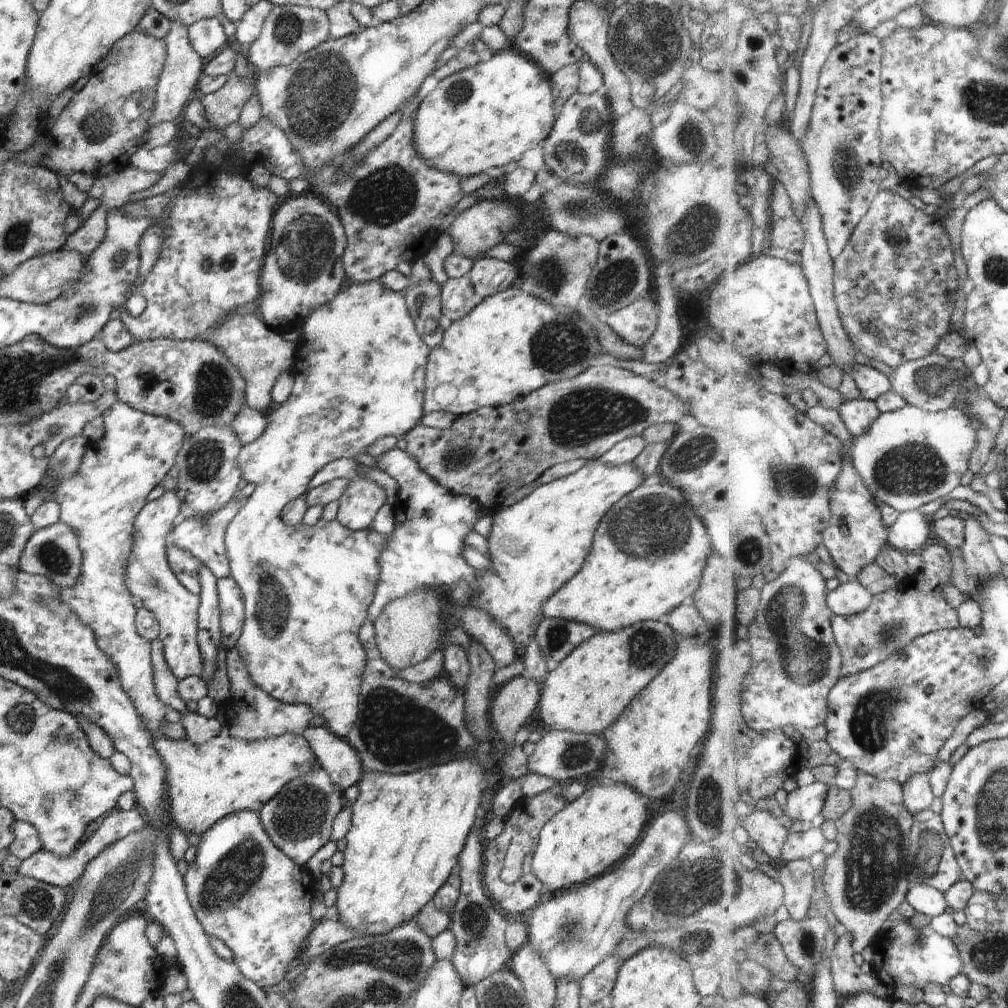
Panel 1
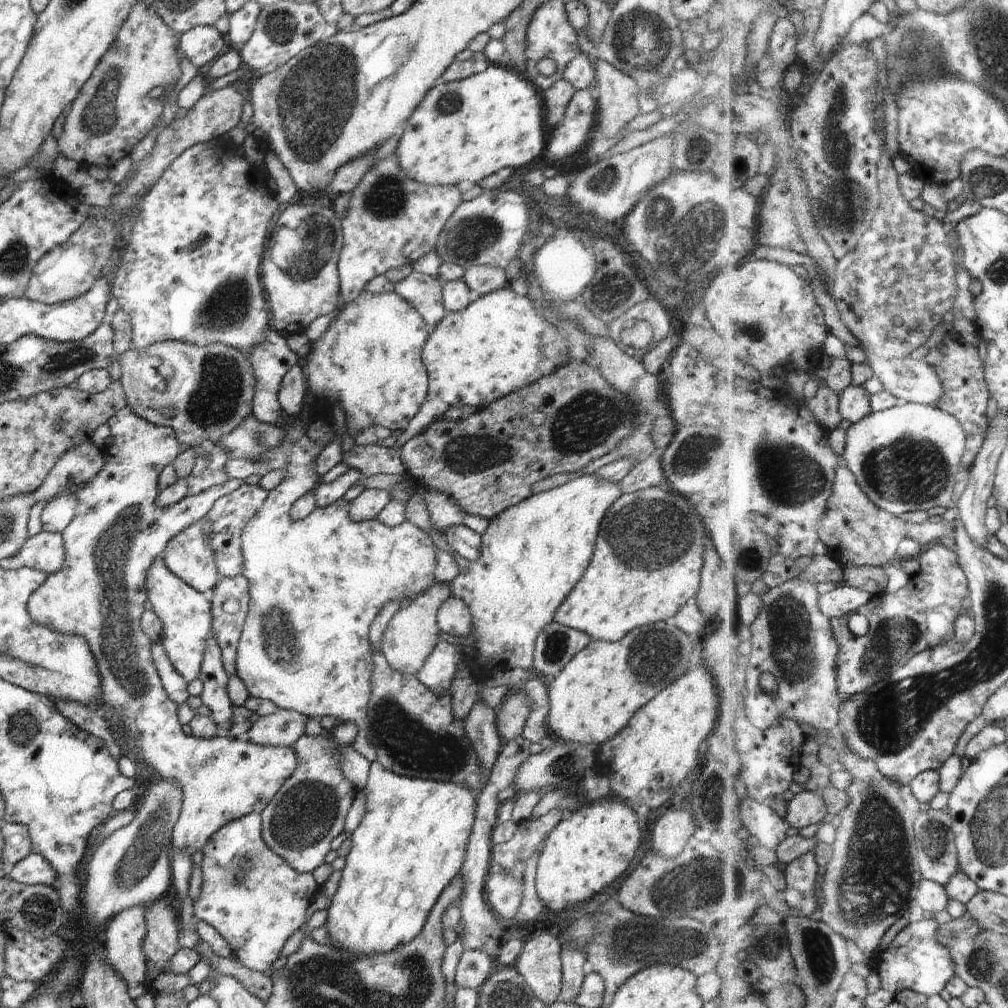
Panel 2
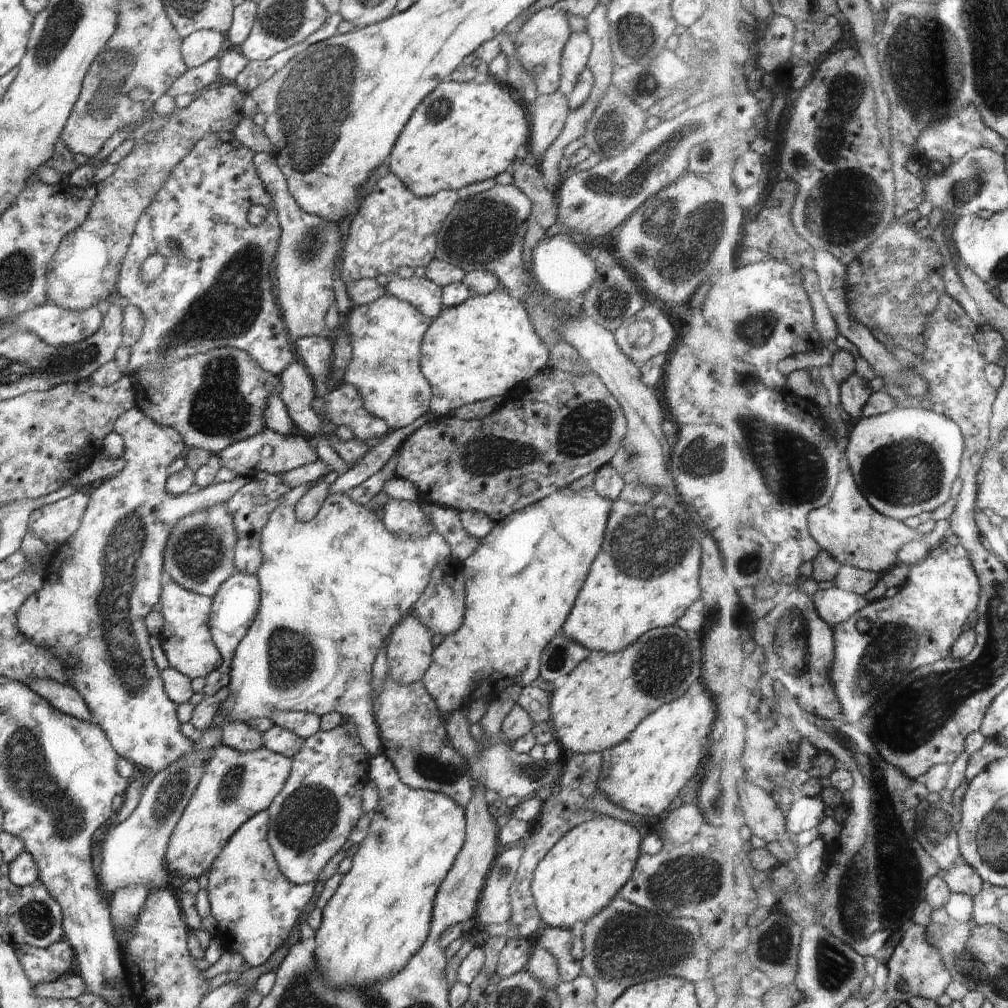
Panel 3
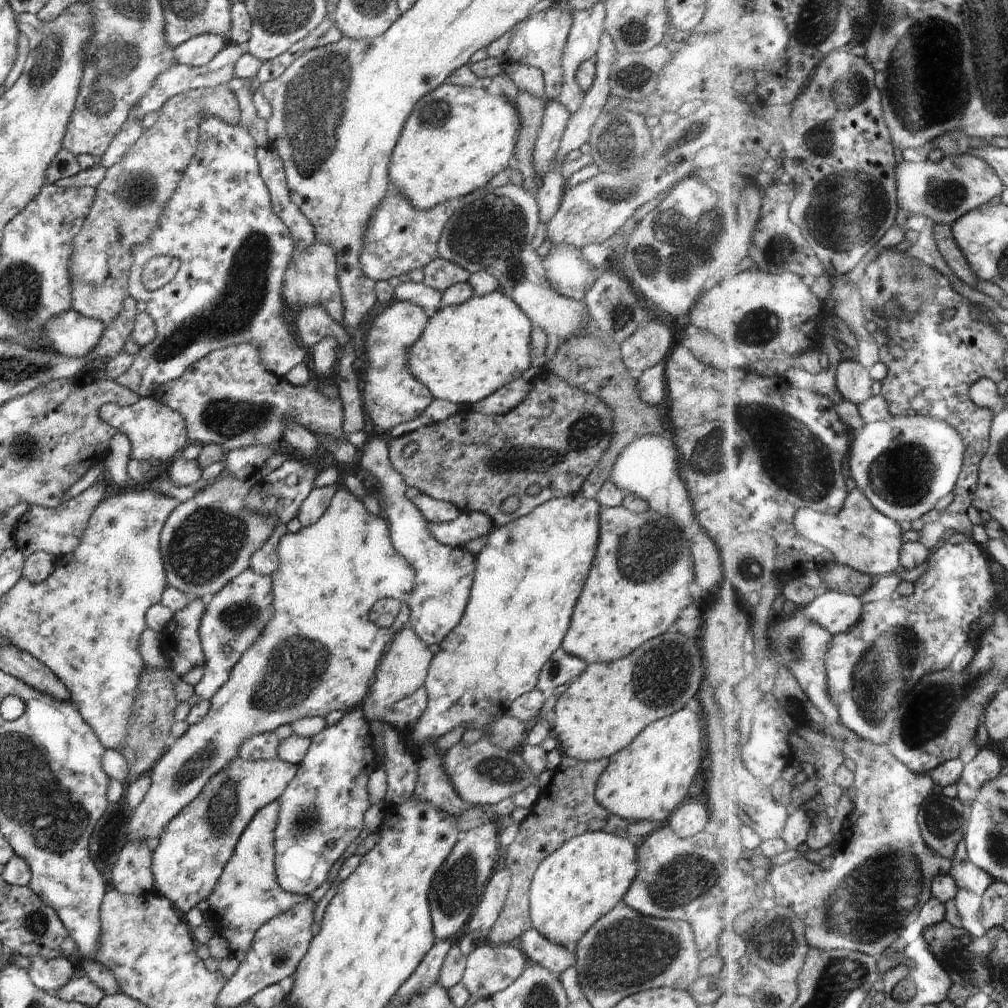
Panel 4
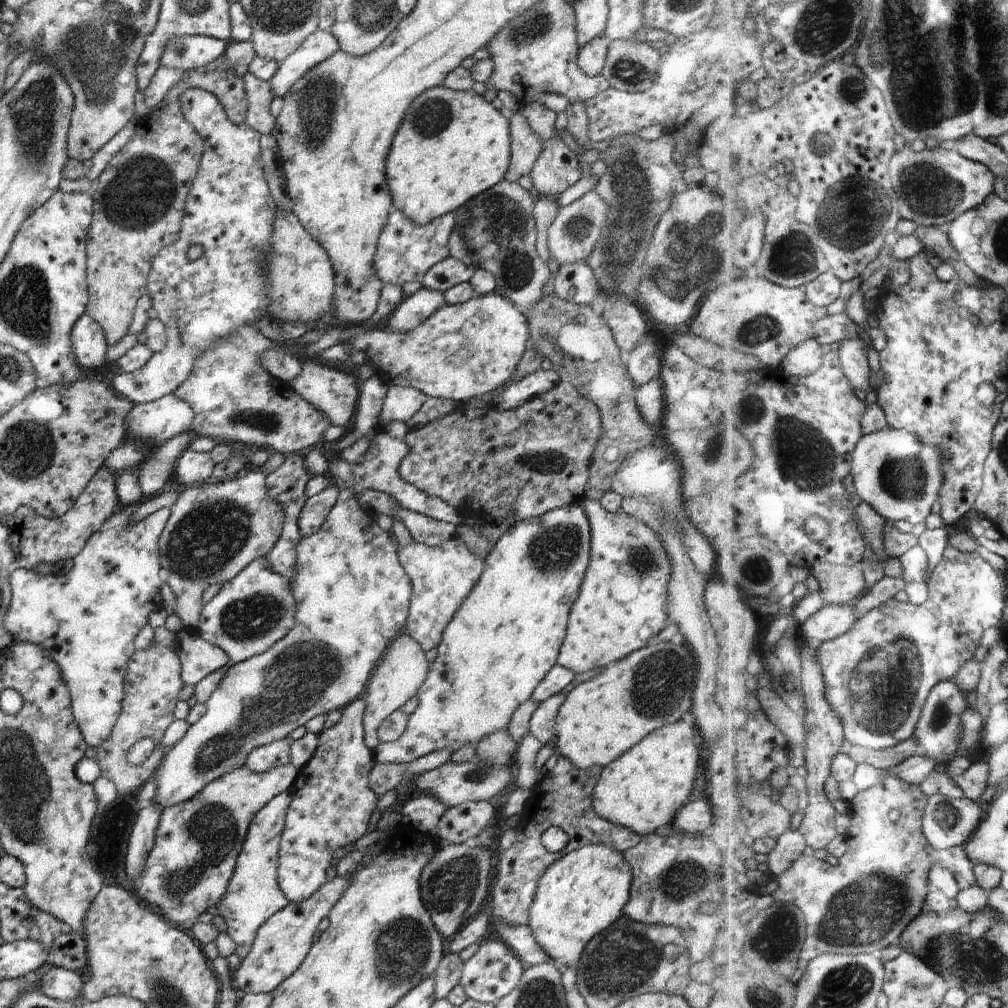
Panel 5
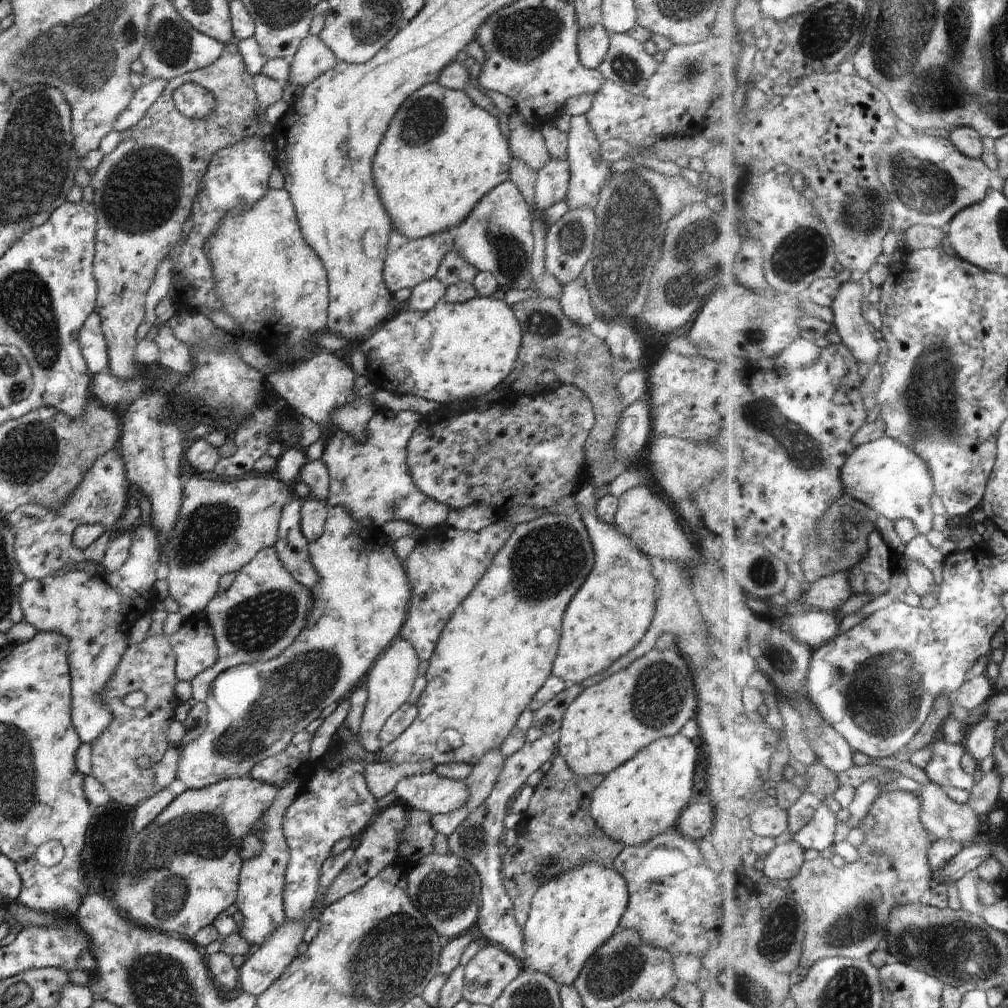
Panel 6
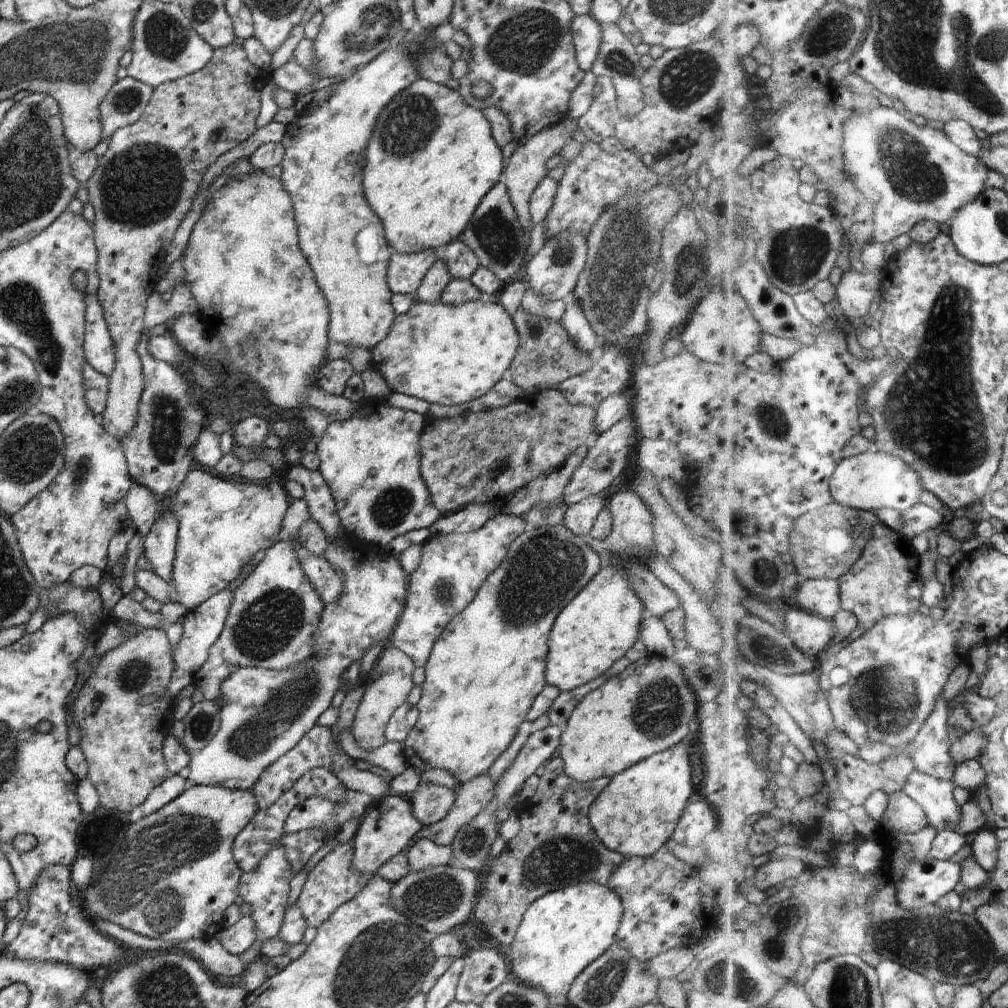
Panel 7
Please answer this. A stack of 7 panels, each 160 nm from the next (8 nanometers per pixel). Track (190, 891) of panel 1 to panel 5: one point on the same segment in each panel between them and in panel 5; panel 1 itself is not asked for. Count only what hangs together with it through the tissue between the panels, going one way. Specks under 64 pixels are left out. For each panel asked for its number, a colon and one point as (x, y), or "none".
2: (256, 901)
3: (256, 906)
4: (247, 895)
5: (253, 895)

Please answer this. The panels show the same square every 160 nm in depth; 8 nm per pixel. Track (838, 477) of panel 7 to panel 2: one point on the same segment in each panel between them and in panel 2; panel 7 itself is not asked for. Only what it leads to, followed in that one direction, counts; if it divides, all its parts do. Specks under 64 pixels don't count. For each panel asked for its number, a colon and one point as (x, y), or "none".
2: (908, 458)
3: (906, 461)
4: (933, 453)
5: (893, 467)
6: (896, 482)

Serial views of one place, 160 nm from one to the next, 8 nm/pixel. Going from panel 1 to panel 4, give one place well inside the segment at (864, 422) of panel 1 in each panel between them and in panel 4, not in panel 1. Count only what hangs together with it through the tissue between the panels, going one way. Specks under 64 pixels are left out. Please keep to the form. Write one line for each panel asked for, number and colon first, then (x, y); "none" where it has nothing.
2: (856, 402)
3: (856, 392)
4: (854, 380)

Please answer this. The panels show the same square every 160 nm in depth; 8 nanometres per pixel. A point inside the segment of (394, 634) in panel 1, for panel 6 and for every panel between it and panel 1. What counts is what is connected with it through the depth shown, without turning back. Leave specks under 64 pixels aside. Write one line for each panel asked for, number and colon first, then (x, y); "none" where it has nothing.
2: (412, 633)
3: (408, 650)
4: (404, 666)
5: (403, 668)
6: (389, 682)

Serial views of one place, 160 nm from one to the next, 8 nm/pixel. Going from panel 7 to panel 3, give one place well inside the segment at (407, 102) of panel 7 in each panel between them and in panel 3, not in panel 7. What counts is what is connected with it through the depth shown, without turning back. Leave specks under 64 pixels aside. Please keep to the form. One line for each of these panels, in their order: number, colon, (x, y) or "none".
3: (462, 133)
4: (457, 139)
5: (451, 146)
6: (430, 173)

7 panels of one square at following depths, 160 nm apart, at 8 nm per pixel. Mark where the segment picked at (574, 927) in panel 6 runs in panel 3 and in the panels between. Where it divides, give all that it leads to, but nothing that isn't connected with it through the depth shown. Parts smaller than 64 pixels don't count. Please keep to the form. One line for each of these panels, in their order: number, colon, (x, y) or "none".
3: (579, 876)
4: (581, 881)
5: (582, 894)

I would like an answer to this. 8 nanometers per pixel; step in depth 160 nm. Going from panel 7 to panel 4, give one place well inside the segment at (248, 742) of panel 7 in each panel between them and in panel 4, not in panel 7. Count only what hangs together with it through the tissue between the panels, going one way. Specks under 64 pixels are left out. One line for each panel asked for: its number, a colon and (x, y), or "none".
4: (330, 574)
5: (351, 593)
6: (253, 710)

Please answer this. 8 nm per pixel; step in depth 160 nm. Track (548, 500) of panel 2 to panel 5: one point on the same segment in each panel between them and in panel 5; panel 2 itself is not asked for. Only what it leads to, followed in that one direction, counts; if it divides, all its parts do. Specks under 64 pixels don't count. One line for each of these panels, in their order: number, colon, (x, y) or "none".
3: (521, 583)
4: (527, 578)
5: (506, 635)

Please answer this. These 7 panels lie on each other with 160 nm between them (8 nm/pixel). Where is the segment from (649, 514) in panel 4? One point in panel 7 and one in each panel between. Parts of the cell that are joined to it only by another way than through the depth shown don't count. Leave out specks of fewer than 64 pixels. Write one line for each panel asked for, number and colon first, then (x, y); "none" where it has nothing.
5: (621, 607)
6: (611, 612)
7: (596, 629)

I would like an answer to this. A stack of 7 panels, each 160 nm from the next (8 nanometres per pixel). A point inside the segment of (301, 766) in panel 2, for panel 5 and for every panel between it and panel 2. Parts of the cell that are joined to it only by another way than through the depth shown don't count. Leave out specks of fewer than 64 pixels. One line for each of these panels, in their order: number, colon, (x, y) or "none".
3: (314, 814)
4: (322, 810)
5: (331, 802)

